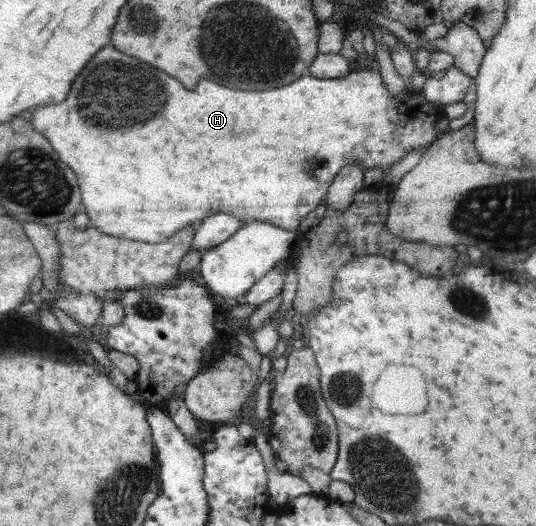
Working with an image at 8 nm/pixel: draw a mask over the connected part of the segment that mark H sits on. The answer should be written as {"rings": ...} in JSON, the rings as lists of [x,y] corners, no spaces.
{"rings":[[[107,46],[97,52],[97,56],[83,68],[83,72],[75,78],[71,90],[68,92],[67,100],[61,104],[37,107],[30,122],[40,134],[43,134],[51,146],[57,150],[59,158],[73,168],[79,180],[81,198],[84,210],[90,218],[91,225],[101,232],[111,236],[118,236],[120,239],[136,240],[149,244],[162,243],[173,236],[179,230],[200,222],[207,216],[213,216],[217,212],[225,212],[231,216],[237,216],[242,222],[259,221],[272,224],[288,231],[295,231],[301,220],[319,206],[321,200],[325,199],[326,192],[330,188],[335,176],[341,172],[350,162],[360,162],[364,170],[389,172],[390,168],[399,162],[407,153],[429,147],[437,138],[437,121],[443,116],[443,107],[434,105],[419,89],[405,89],[396,99],[389,94],[381,73],[379,63],[374,60],[371,66],[359,66],[354,71],[349,71],[347,76],[336,79],[315,77],[305,74],[287,84],[285,88],[275,90],[263,90],[263,92],[241,92],[223,88],[211,80],[199,80],[195,90],[185,90],[179,80],[173,76],[161,72],[159,68],[149,66],[143,60],[131,58],[123,52],[117,52],[115,48]]]}

